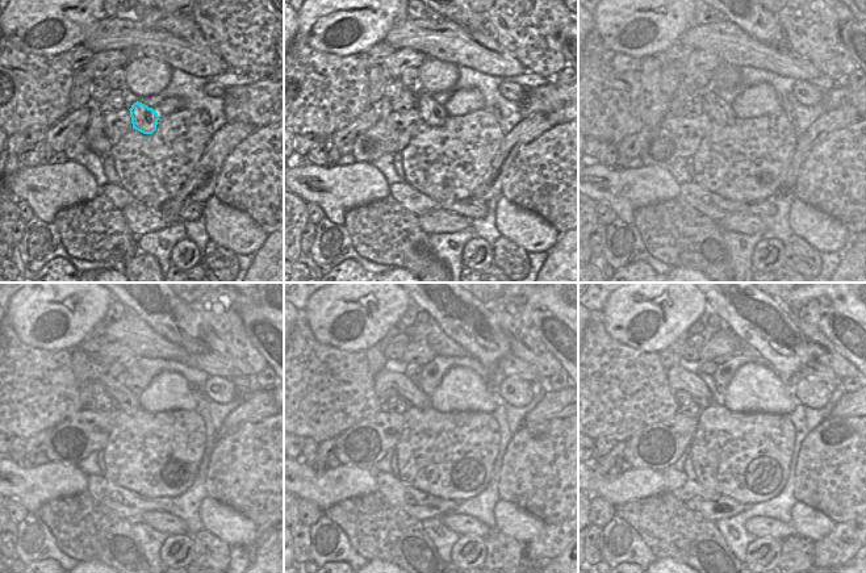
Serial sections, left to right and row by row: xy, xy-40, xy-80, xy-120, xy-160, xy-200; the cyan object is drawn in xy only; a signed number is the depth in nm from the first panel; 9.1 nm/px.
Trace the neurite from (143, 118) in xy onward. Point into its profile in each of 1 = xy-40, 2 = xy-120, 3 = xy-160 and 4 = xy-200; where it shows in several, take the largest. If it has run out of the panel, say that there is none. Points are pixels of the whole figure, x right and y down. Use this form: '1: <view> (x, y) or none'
1: xy-40 (432, 114)
2: xy-120 (124, 400)
3: xy-160 (387, 379)
4: xy-200 (680, 377)

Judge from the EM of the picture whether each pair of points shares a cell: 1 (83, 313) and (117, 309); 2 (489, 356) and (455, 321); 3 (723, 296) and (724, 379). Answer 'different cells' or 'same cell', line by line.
1: different cells
2: same cell
3: different cells

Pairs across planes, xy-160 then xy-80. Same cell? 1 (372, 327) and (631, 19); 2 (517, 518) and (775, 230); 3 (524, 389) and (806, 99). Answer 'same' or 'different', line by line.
1: same
2: different
3: same

